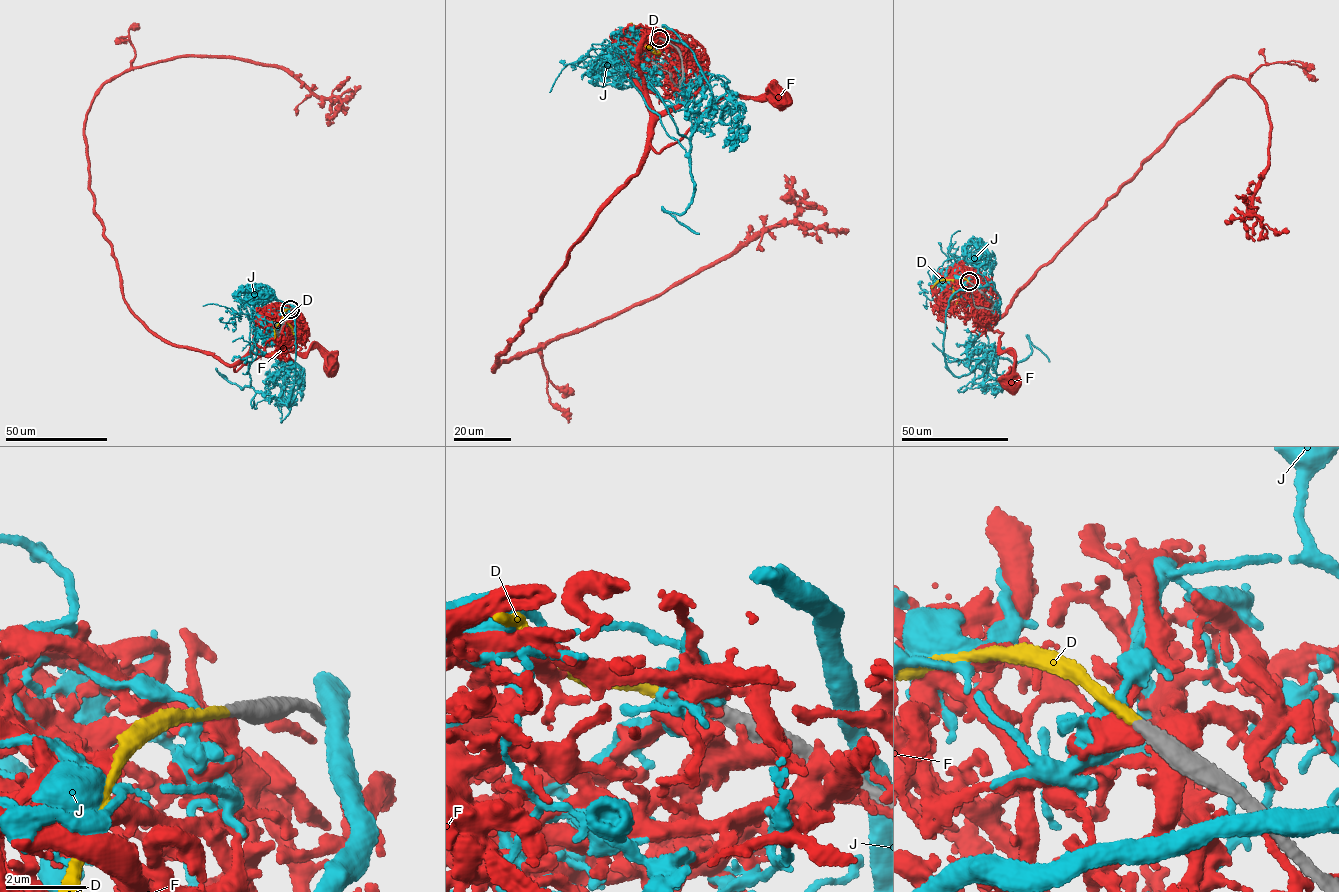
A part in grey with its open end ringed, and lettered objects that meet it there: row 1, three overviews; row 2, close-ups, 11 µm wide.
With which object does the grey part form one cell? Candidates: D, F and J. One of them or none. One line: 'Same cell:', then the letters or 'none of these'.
Same cell: D

